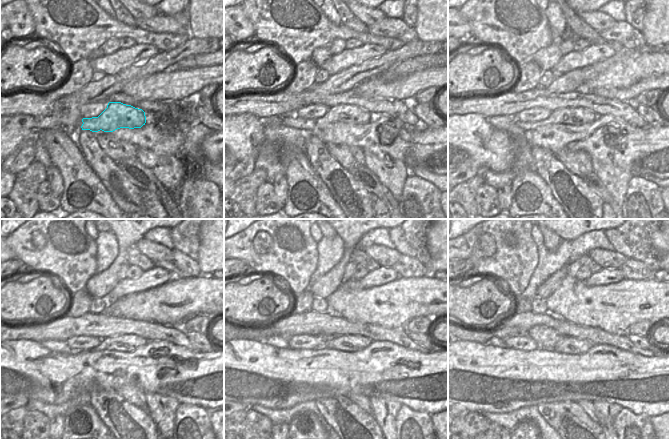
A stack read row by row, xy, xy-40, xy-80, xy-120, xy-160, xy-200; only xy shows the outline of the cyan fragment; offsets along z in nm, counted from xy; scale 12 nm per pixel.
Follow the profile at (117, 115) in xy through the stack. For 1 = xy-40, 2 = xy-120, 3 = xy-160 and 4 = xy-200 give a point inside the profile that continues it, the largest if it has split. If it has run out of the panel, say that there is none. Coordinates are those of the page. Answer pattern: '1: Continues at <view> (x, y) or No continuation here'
1: Continues at xy-40 (350, 114)
2: Continues at xy-120 (123, 342)
3: Continues at xy-160 (350, 343)
4: Continues at xy-200 (567, 344)

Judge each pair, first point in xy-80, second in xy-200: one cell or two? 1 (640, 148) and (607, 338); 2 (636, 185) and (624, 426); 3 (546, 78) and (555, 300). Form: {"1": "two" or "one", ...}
{"1": "two", "2": "one", "3": "two"}

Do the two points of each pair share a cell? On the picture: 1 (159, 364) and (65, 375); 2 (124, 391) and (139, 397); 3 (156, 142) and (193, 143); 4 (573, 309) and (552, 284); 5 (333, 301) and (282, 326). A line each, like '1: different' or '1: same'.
1: same
2: same
3: different
4: different
5: different

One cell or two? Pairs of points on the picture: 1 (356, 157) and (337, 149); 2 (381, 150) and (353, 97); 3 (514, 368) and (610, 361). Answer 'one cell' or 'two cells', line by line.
1: one cell
2: two cells
3: one cell

